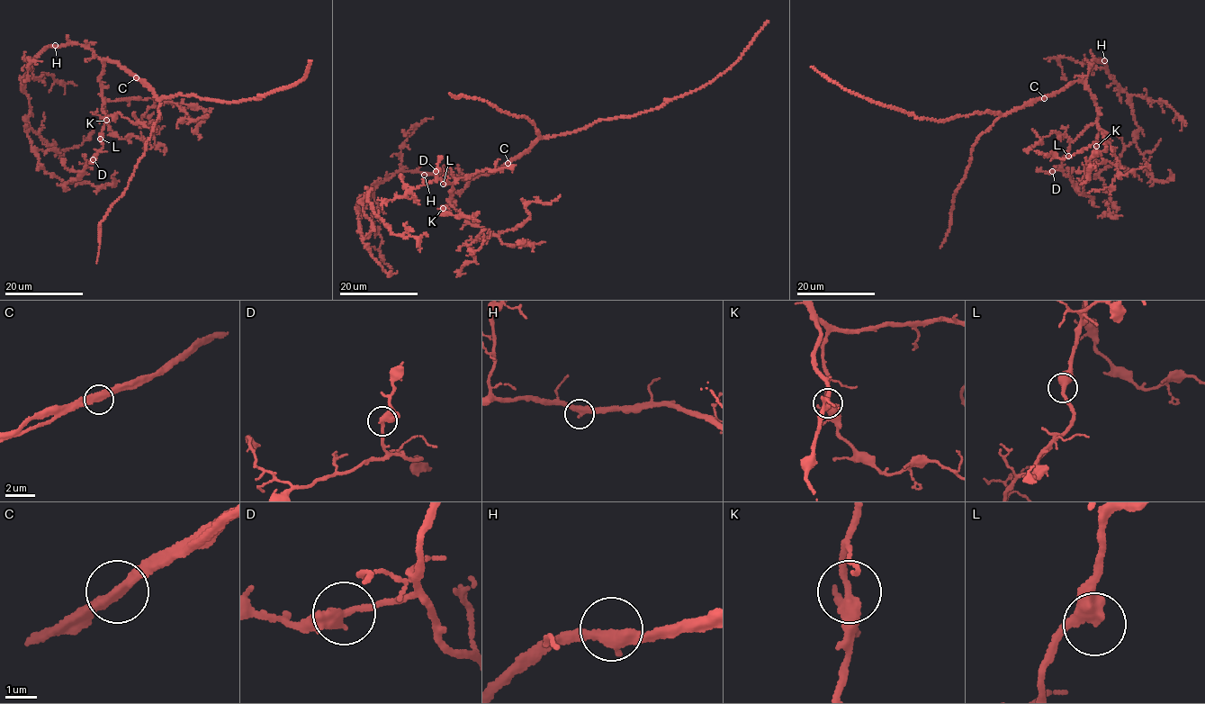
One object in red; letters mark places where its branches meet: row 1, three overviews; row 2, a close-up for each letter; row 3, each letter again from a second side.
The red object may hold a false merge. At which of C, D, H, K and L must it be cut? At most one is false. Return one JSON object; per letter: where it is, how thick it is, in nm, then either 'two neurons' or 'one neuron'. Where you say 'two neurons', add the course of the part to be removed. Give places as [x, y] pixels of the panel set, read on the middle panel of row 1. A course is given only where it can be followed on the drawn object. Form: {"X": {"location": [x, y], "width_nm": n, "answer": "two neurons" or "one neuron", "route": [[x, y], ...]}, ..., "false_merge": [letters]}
{"C": {"location": [508, 163], "width_nm": 400, "answer": "one neuron"}, "D": {"location": [436, 171], "width_nm": 400, "answer": "one neuron"}, "H": {"location": [424, 175], "width_nm": 400, "answer": "one neuron"}, "K": {"location": [443, 208], "width_nm": 400, "answer": "one neuron"}, "L": {"location": [443, 184], "width_nm": 400, "answer": "one neuron"}, "false_merge": []}

